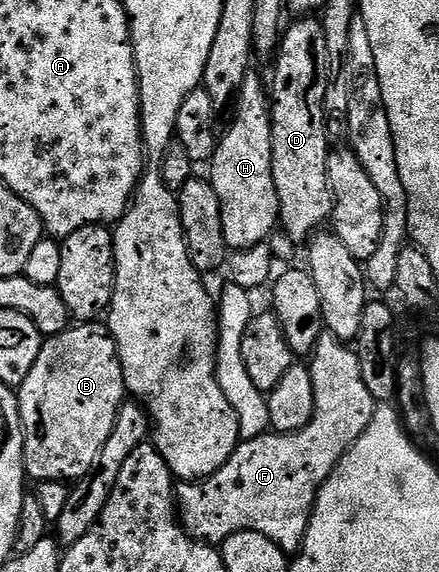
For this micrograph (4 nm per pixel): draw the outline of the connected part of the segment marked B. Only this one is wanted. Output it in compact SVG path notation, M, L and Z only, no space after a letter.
M80 322L40 345L38 362L18 386L24 427L24 470L32 482L75 482L100 456L118 410L126 402L124 375L112 332L104 322Z

